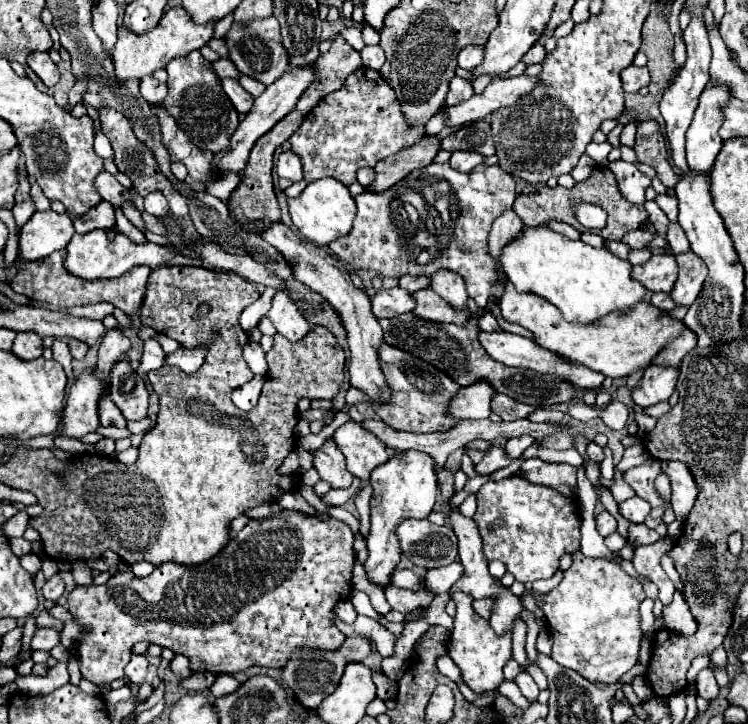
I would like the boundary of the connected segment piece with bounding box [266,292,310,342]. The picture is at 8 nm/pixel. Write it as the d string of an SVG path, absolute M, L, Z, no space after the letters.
M284 292L274 294L272 308L268 310L266 318L282 336L286 336L292 342L300 340L300 336L306 336L306 332L310 332L310 322L302 316L298 306Z

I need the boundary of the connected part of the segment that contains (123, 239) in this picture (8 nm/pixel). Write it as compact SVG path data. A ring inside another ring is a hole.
M92 230L88 234L74 234L72 240L68 242L68 256L66 256L66 270L78 278L84 280L106 280L106 278L118 278L124 272L128 272L134 266L148 266L148 268L158 268L164 266L170 258L178 256L178 254L198 254L196 246L198 242L212 242L206 238L196 238L196 240L188 240L186 244L172 244L172 246L160 246L160 244L152 244L152 242L144 242L144 244L136 244L132 242L128 236L116 232L116 240L110 240L106 230Z

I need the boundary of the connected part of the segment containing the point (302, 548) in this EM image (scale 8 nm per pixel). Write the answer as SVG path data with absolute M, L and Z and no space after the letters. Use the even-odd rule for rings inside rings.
M280 510L272 516L266 516L262 520L248 520L248 524L238 532L232 534L228 544L208 562L196 564L196 566L184 566L184 564L176 564L176 562L166 562L160 564L160 568L154 568L154 572L146 578L138 578L132 574L132 570L118 570L116 574L110 576L110 580L102 586L76 586L70 594L68 594L68 610L74 616L74 620L82 626L92 628L88 632L88 636L76 646L76 654L80 656L80 668L82 668L82 676L94 684L106 684L112 682L116 678L124 676L124 666L130 660L132 654L132 646L136 642L142 640L150 640L152 644L160 644L170 648L176 654L184 654L188 658L202 658L208 666L210 672L218 674L218 672L242 672L246 668L252 666L264 666L264 668L282 668L288 660L288 656L292 652L296 652L296 648L316 648L316 650L336 650L340 648L340 644L344 642L344 634L330 622L330 618L334 616L334 606L336 602L344 600L350 594L350 586L352 586L352 566L354 566L354 536L352 530L348 528L348 524L344 522L322 522L316 516L308 516L296 510Z

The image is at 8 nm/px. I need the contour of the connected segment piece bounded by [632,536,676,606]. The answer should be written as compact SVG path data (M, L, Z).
M664 536L660 538L658 542L654 542L652 546L640 546L636 548L636 554L634 554L634 568L642 574L642 576L648 576L660 590L660 602L664 606L668 606L674 598L674 584L672 580L666 576L666 572L662 570L660 566L660 558L662 554L666 554L668 550L672 548L672 538L670 536Z

